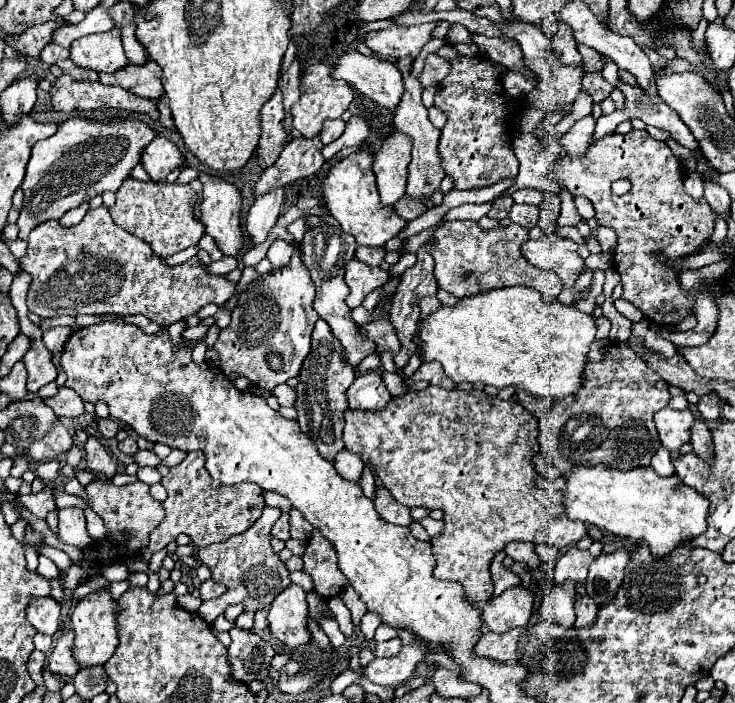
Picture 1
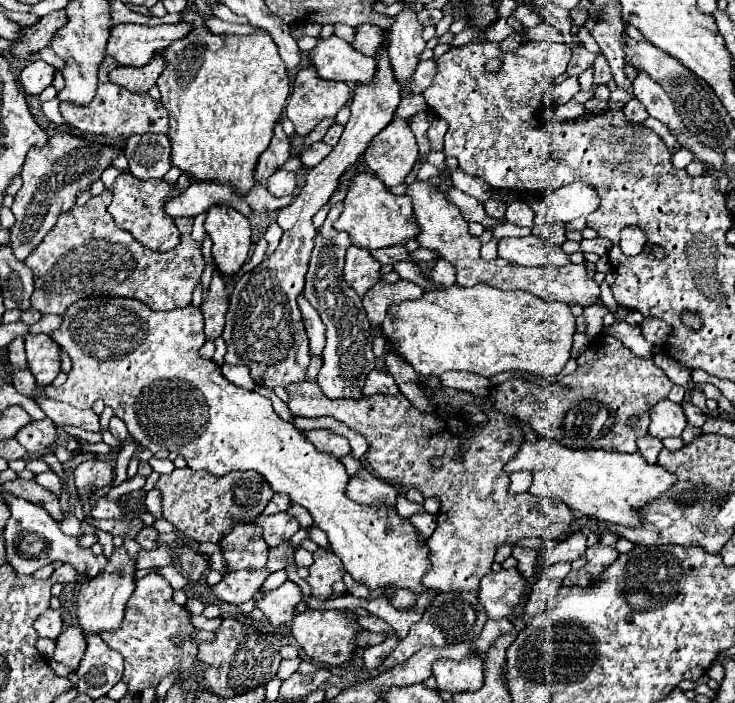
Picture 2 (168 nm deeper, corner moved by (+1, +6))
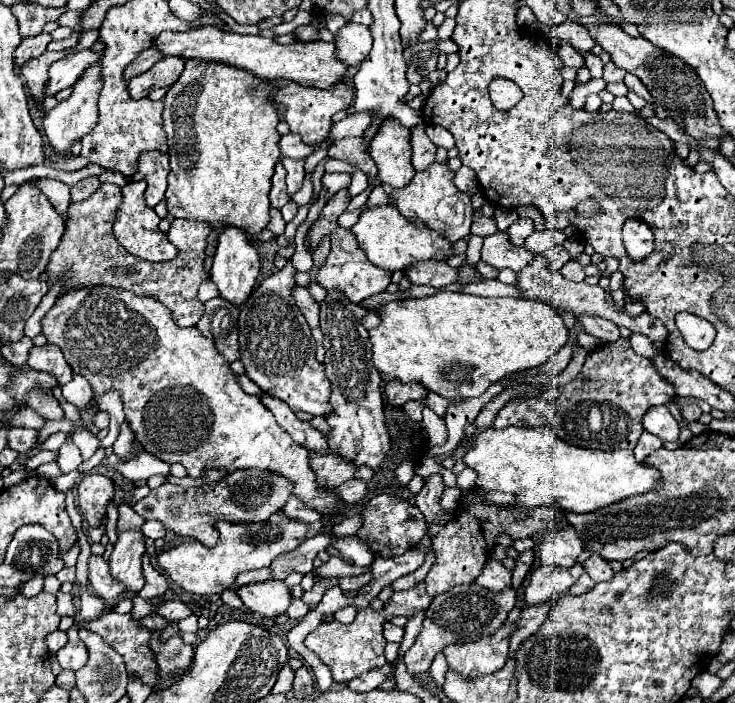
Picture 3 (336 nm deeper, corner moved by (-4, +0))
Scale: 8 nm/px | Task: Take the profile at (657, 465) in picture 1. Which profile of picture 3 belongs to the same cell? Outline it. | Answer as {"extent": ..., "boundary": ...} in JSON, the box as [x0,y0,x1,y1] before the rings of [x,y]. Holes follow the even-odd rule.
{"extent":[635,432,663,462],"boundary":[[[643,432],[641,434],[641,438],[639,438],[639,444],[635,446],[635,458],[639,460],[639,462],[645,462],[647,460],[647,456],[649,454],[653,454],[655,450],[659,450],[663,446],[663,442],[657,438],[657,436],[653,436],[653,434],[649,434],[649,432]]]}

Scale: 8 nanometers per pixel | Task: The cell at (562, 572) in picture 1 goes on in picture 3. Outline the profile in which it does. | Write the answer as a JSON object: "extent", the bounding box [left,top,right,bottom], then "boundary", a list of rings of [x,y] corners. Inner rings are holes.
{"extent":[539,526,585,568],"boundary":[[[567,526],[545,534],[545,538],[541,540],[539,558],[541,564],[571,568],[583,550],[585,550],[583,540],[577,536],[577,532],[571,526]]]}

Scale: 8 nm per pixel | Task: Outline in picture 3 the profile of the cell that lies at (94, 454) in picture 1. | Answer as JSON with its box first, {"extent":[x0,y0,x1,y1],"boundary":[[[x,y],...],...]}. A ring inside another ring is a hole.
{"extent":[77,474,113,528],"boundary":[[[85,474],[77,486],[79,512],[91,528],[103,522],[105,506],[113,498],[113,482],[103,474]]]}

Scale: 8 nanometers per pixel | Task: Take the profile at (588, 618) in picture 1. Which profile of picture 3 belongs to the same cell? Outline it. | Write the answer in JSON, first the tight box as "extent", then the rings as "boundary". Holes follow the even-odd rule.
{"extent":[569,574,595,594],"boundary":[[[583,574],[583,576],[569,588],[569,594],[583,594],[583,592],[591,590],[593,586],[595,586],[595,582],[593,582],[587,574]]]}

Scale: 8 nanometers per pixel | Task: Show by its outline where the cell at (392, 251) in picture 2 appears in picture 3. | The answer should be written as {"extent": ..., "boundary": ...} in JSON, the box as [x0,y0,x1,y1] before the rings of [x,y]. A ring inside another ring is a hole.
{"extent":[405,260,457,288],"boundary":[[[439,260],[417,262],[405,270],[405,276],[411,280],[411,284],[425,284],[435,288],[443,288],[457,282],[457,270],[451,268],[447,262]]]}

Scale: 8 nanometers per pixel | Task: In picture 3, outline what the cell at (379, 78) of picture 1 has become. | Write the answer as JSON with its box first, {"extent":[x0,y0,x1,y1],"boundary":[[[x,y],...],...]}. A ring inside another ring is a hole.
{"extent":[153,26,349,88],"boundary":[[[199,26],[187,32],[161,32],[153,40],[153,48],[161,52],[161,56],[181,56],[181,58],[201,58],[225,62],[231,66],[239,66],[255,72],[259,78],[277,80],[289,78],[293,82],[301,82],[315,88],[331,88],[333,84],[345,78],[349,70],[335,54],[335,42],[295,42],[295,44],[277,44],[263,36],[253,34],[235,34],[225,32],[215,26]]]}

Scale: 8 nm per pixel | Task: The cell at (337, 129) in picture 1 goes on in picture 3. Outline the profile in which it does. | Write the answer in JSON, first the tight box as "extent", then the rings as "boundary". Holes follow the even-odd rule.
{"extent":[327,138,377,180],"boundary":[[[347,138],[347,140],[339,140],[333,146],[329,146],[327,154],[331,158],[339,158],[349,162],[351,166],[363,170],[371,180],[377,176],[377,170],[373,170],[373,160],[369,156],[369,152],[363,148],[361,138]]]}

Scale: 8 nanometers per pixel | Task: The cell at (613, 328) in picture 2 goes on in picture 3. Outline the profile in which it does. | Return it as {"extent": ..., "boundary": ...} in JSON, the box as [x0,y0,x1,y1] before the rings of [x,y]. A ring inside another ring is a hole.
{"extent":[577,316,619,342],"boundary":[[[579,316],[577,320],[583,324],[587,334],[591,334],[591,336],[603,340],[603,342],[619,340],[619,330],[609,320],[603,320],[603,318],[597,318],[597,316]]]}

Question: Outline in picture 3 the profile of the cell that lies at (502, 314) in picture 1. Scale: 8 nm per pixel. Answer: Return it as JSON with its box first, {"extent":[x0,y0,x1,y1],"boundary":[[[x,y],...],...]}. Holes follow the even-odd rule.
{"extent":[369,290,569,398],"boundary":[[[443,290],[427,298],[405,298],[383,306],[381,326],[369,332],[373,344],[373,364],[381,374],[405,384],[419,382],[443,398],[481,396],[493,382],[527,368],[543,366],[569,340],[563,318],[539,300],[523,298],[481,298]]]}

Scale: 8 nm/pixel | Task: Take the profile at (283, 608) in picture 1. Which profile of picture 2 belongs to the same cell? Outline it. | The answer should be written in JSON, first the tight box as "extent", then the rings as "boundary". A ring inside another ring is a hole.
{"extent":[256,580,302,626],"boundary":[[[288,580],[276,590],[270,590],[260,600],[256,600],[256,608],[260,608],[274,626],[280,626],[294,618],[294,608],[300,600],[302,600],[300,588]]]}

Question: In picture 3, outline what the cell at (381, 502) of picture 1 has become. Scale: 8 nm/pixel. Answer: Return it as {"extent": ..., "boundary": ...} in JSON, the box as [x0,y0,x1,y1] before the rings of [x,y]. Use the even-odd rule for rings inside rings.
{"extent":[337,478,369,504],"boundary":[[[351,478],[351,480],[347,480],[345,484],[341,484],[341,486],[337,488],[337,494],[339,494],[339,498],[343,498],[347,504],[361,502],[361,500],[369,494],[367,482],[361,480],[361,478]]]}

